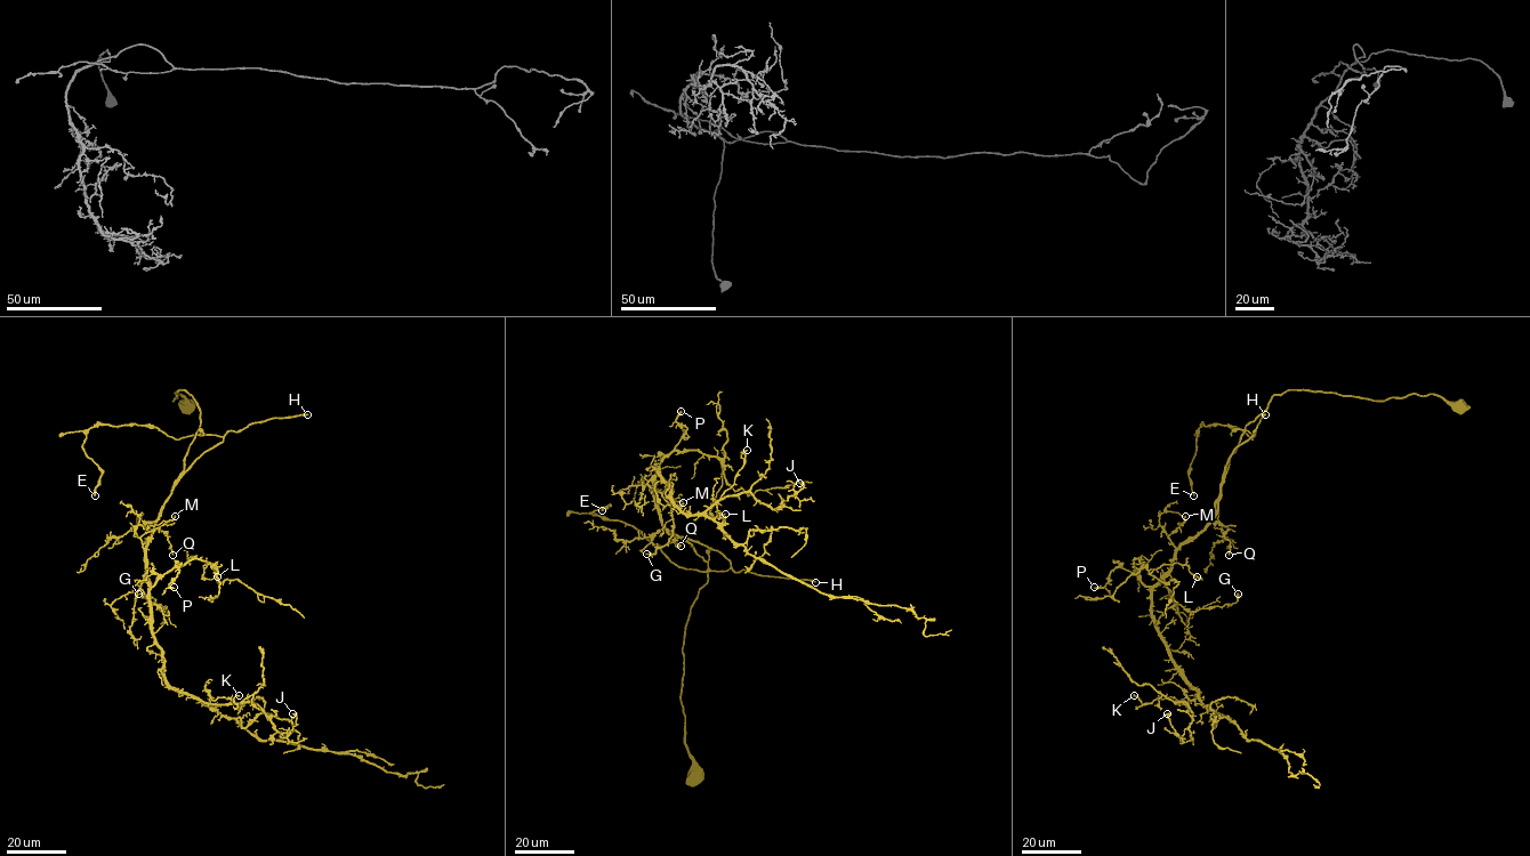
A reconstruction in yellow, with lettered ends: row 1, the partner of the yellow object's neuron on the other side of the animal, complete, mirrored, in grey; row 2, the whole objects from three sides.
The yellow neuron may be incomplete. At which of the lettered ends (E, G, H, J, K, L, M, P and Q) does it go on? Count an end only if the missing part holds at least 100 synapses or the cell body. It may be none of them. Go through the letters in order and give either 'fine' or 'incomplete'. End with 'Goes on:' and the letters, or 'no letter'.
E: fine
G: fine
H: incomplete
J: fine
K: fine
L: fine
M: fine
P: fine
Q: fine
Goes on: H

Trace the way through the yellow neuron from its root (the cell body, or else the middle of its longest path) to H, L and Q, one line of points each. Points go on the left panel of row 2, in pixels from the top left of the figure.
H: (186, 408), (180, 394), (174, 401), (179, 389), (200, 409), (200, 433), (219, 436), (307, 414)
L: (186, 408), (179, 389), (200, 425), (146, 548), (146, 581), (193, 559), (217, 576)
Q: (186, 408), (179, 389), (199, 429), (144, 525), (172, 555)

